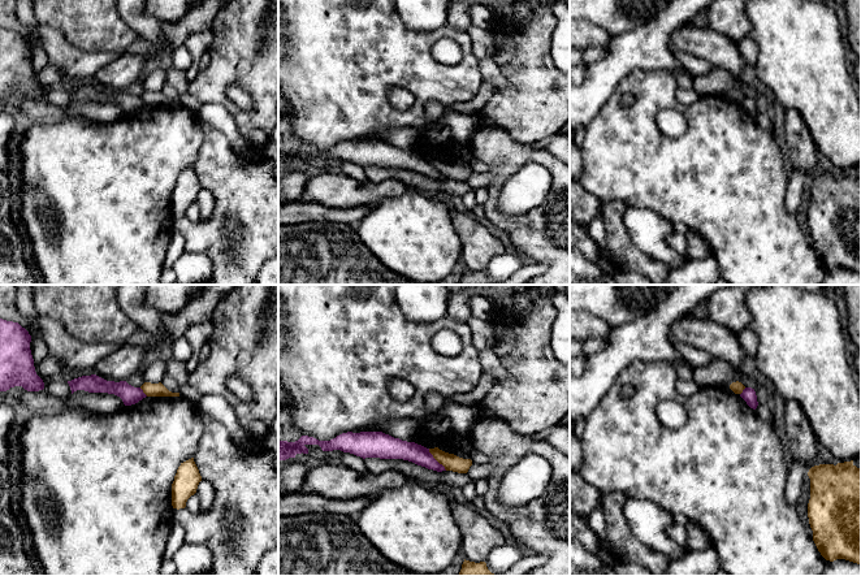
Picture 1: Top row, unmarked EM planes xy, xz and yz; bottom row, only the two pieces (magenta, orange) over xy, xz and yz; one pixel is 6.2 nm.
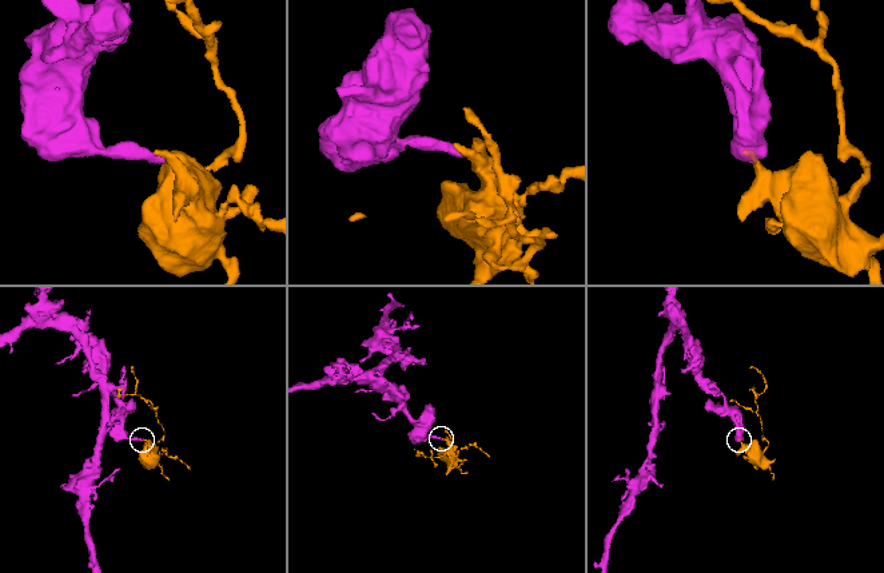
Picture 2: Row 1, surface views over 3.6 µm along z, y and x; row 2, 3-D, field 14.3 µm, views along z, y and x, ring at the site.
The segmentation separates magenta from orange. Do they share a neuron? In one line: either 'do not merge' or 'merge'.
do not merge

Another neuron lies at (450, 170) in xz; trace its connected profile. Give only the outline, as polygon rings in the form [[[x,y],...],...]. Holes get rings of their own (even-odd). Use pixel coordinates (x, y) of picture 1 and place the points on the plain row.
[[[438,156],[429,157],[429,161],[433,166],[445,176],[446,179],[453,179],[458,182],[467,182],[470,176],[472,174],[471,168],[463,168],[454,163],[445,161]]]

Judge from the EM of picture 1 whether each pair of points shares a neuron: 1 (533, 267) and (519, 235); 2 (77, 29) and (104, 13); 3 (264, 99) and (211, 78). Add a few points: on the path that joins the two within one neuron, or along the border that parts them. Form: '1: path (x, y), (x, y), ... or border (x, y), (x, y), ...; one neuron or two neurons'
1: border (528, 260), (544, 263), (546, 269); two neurons
2: path (83, 22), (92, 13), (98, 13); one neuron
3: path (252, 86), (243, 77), (224, 77); one neuron

